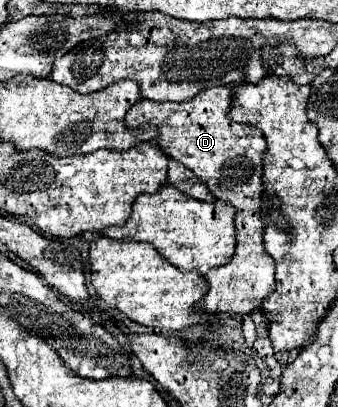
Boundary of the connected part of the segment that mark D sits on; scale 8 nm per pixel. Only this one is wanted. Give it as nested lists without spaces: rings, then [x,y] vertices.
[[[211,87],[199,91],[193,99],[183,103],[157,103],[149,99],[139,99],[125,115],[127,127],[139,127],[143,123],[155,125],[159,129],[157,143],[175,161],[189,167],[199,181],[207,185],[211,195],[221,201],[229,201],[235,209],[235,235],[237,249],[227,265],[207,271],[203,277],[209,283],[209,291],[201,301],[195,303],[197,309],[213,315],[245,317],[261,307],[261,303],[273,293],[275,285],[275,261],[263,247],[263,169],[261,157],[265,153],[265,139],[259,129],[251,125],[241,125],[229,119],[227,111],[231,107],[231,87]]]

